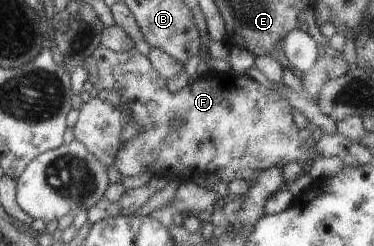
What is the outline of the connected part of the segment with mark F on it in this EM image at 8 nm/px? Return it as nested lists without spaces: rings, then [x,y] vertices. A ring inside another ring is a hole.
[[[100,46],[94,50],[94,53],[90,57],[85,59],[83,66],[89,73],[88,80],[92,82],[94,93],[100,92],[102,89],[117,91],[117,93],[121,95],[121,103],[125,107],[126,113],[129,115],[128,120],[135,120],[140,126],[140,131],[135,139],[126,141],[117,151],[114,166],[123,176],[137,176],[140,175],[140,173],[144,173],[144,171],[151,171],[153,173],[152,177],[161,176],[162,178],[167,178],[170,181],[175,180],[179,184],[182,184],[194,180],[195,176],[198,176],[199,174],[209,173],[214,179],[221,179],[227,184],[234,179],[246,179],[246,181],[250,181],[250,184],[252,185],[253,181],[265,169],[271,167],[282,169],[284,165],[288,165],[288,163],[292,163],[292,161],[296,161],[296,163],[301,164],[303,167],[307,167],[308,164],[312,162],[311,148],[300,138],[300,135],[298,134],[300,133],[300,130],[292,120],[291,103],[286,98],[281,97],[278,92],[272,91],[259,84],[247,74],[236,74],[231,71],[215,71],[213,74],[202,75],[200,78],[191,80],[186,87],[183,87],[180,91],[174,92],[168,88],[168,81],[157,72],[156,67],[154,67],[149,58],[135,49],[129,52],[120,53]]]

